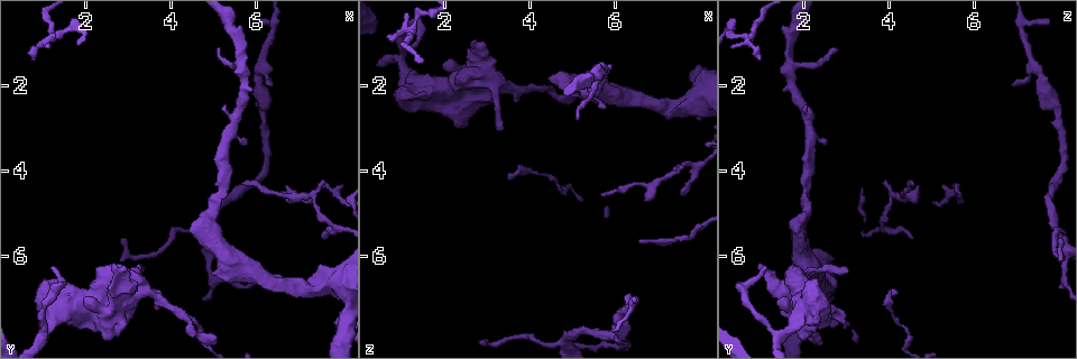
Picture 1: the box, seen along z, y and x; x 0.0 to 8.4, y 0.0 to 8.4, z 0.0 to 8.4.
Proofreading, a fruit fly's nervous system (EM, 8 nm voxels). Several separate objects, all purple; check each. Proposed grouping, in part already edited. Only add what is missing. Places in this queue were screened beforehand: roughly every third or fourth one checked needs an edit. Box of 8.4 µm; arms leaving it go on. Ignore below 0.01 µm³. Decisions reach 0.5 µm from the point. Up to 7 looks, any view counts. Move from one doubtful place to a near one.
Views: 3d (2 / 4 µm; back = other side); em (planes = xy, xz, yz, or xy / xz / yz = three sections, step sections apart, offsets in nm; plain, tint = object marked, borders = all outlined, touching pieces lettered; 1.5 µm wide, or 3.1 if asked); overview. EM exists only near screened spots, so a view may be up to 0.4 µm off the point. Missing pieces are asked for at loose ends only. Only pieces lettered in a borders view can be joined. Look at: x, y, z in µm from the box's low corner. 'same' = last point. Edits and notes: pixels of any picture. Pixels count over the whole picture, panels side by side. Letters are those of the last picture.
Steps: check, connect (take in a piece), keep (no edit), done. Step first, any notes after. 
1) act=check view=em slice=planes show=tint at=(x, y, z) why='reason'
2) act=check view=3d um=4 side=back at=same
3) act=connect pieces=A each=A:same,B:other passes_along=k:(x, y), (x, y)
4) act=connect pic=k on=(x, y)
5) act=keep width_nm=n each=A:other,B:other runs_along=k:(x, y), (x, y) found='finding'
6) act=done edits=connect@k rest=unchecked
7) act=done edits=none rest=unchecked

act=check view=3d um=4 at=(1.35, 6.50, 2.25) why='an open end'

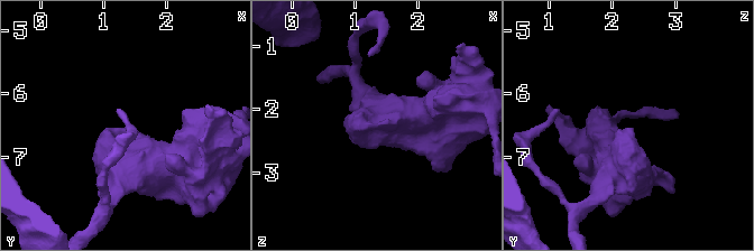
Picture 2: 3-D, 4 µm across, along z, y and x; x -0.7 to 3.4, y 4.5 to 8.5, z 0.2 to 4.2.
act=check view=em um=3.1 slice=planes show=borders at=(1.30, 6.55, 2.25) why='shape alone is not enough'

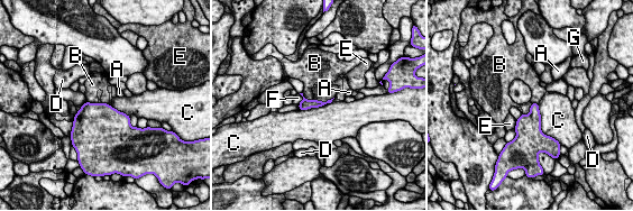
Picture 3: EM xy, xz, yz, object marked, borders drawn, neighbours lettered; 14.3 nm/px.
act=keep longest_contact=C:550nm each=A:other,B:other,C:other,D:other,E:other,F:other,G:other border=3:(538, 102), (523, 113) found='none of them fits'

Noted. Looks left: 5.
act=check view=3d um=4 side=back at=(4.40, 5.35, 1.80) why='thick end'

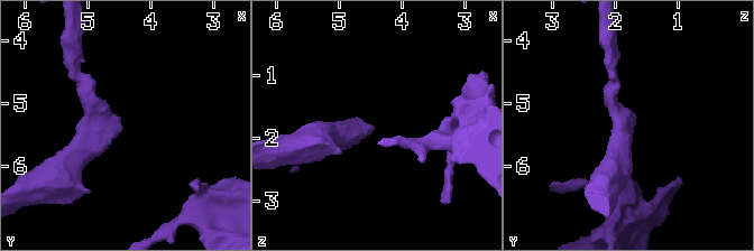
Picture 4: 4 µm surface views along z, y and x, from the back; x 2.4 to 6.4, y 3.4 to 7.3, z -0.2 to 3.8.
act=check view=em slice=planes show=plain at=(4.40, 5.45, 1.85)

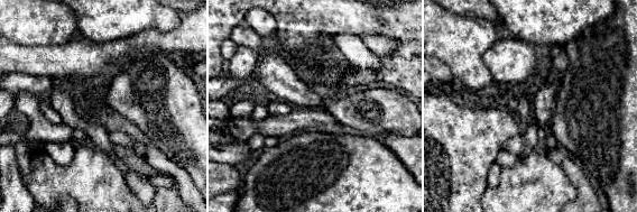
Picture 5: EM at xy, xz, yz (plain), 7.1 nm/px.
act=check view=em slice=planes show=borders at=same why='see the neighbours'

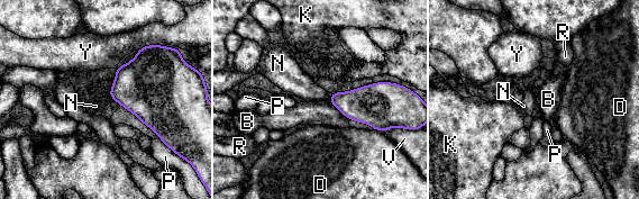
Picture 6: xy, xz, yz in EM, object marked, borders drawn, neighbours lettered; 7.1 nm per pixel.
act=connect pieces=N longest_contact=B:200nm each=B:other,D:other,K:other,N:same,P:other,R:other,V:other,Y:other passes_along=6:(143, 86), (110, 97), (96, 106) found='it goes on there'

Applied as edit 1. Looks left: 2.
act=done edits=connect@6 rest=unchecked

